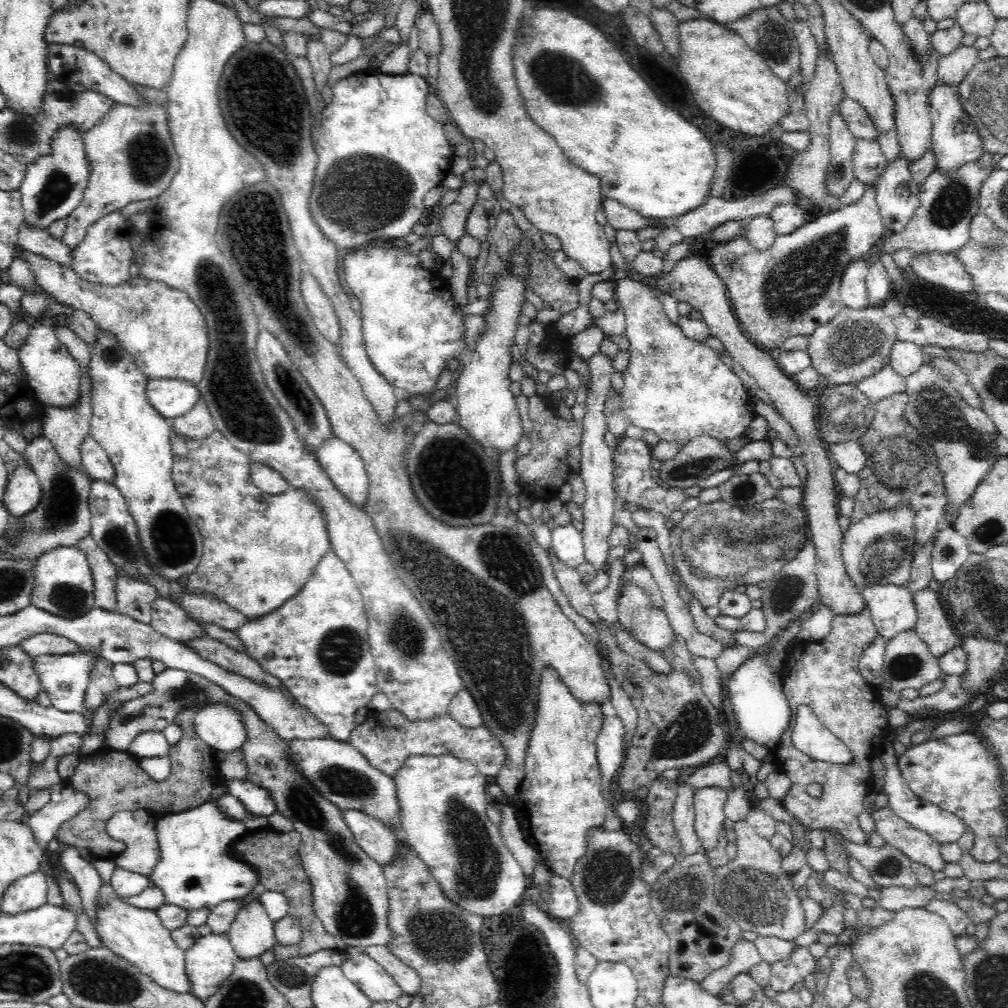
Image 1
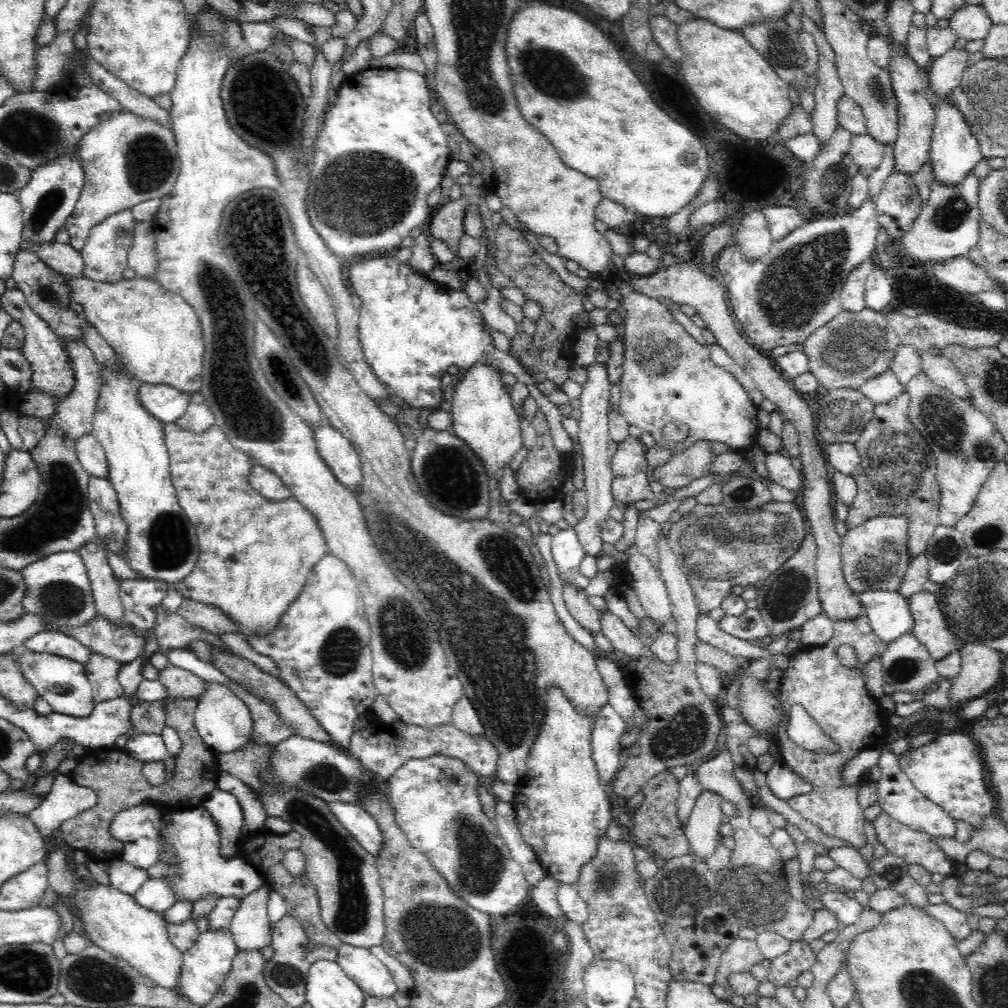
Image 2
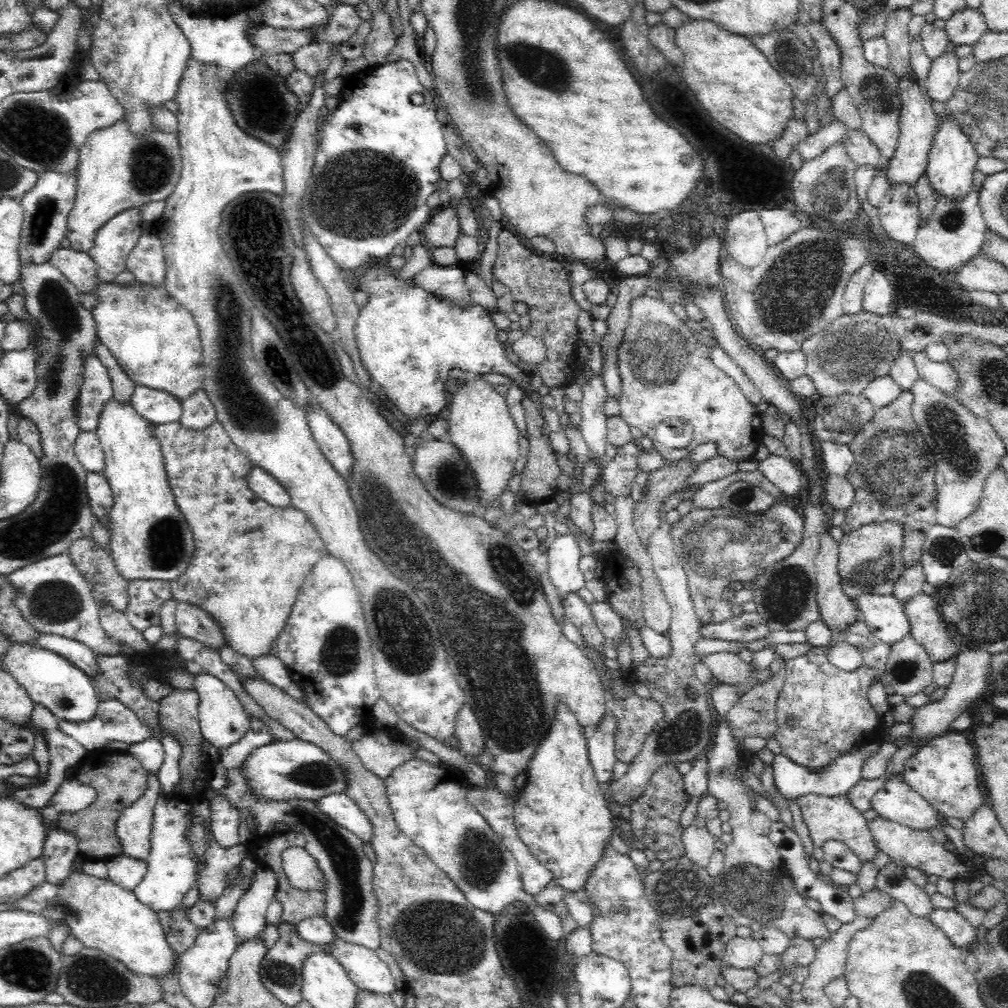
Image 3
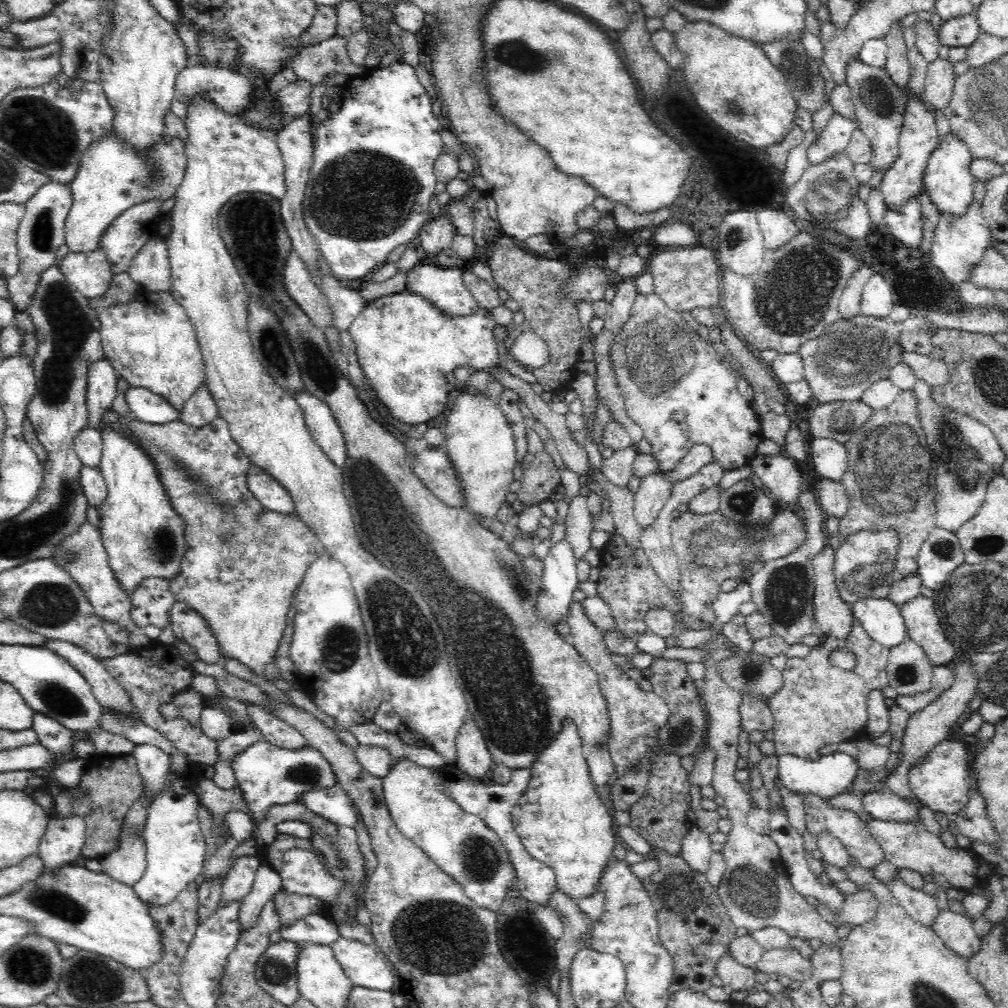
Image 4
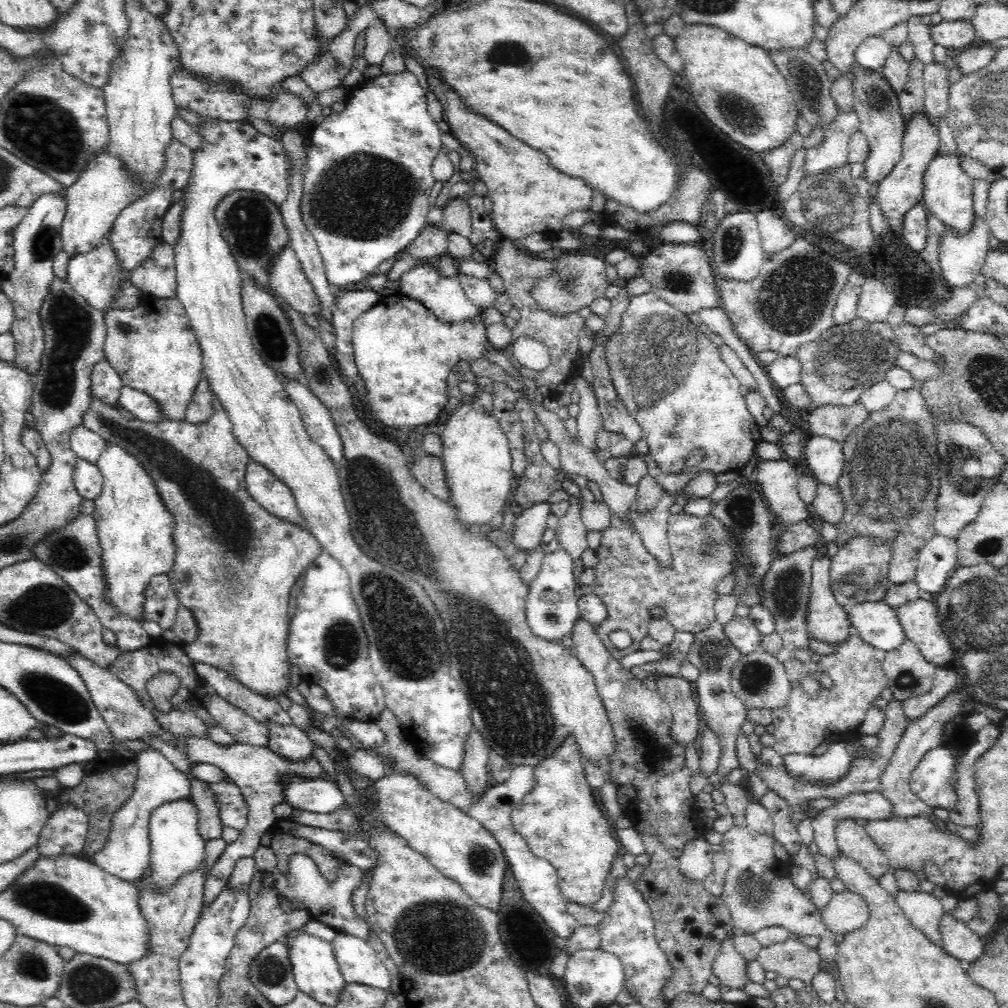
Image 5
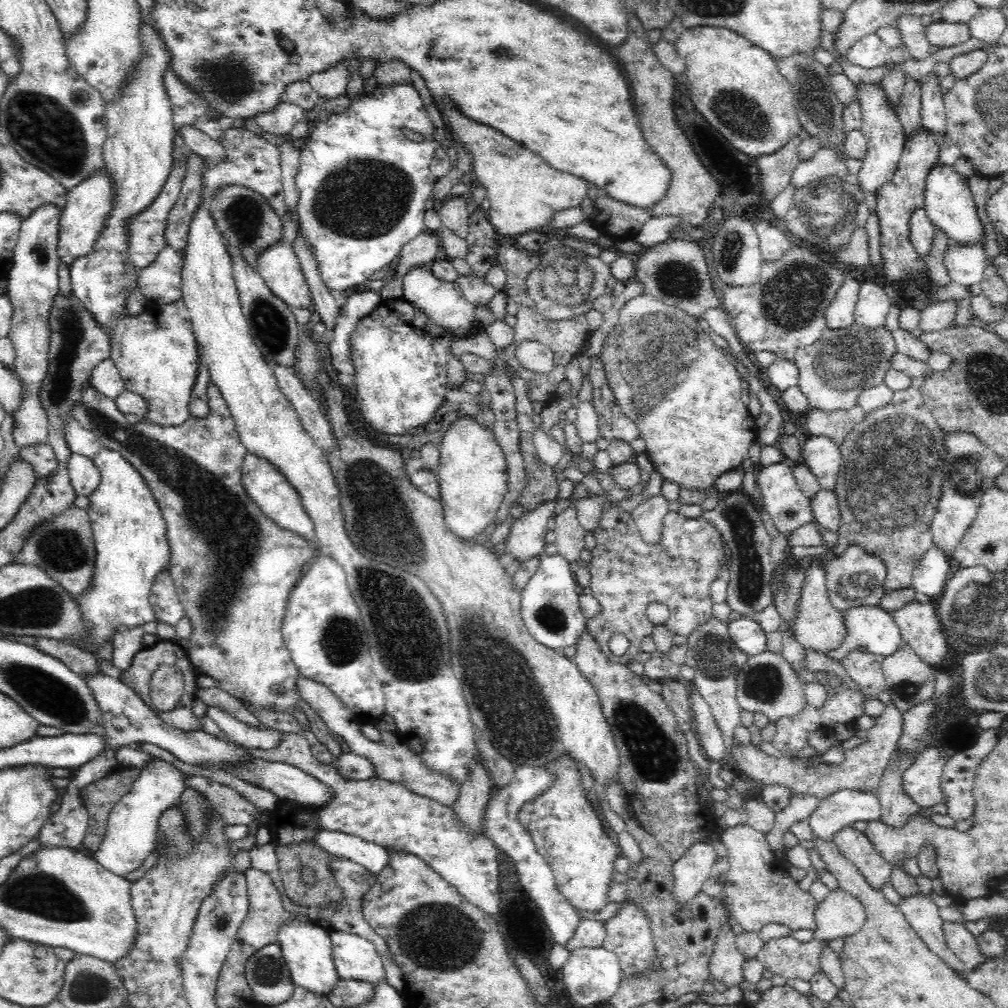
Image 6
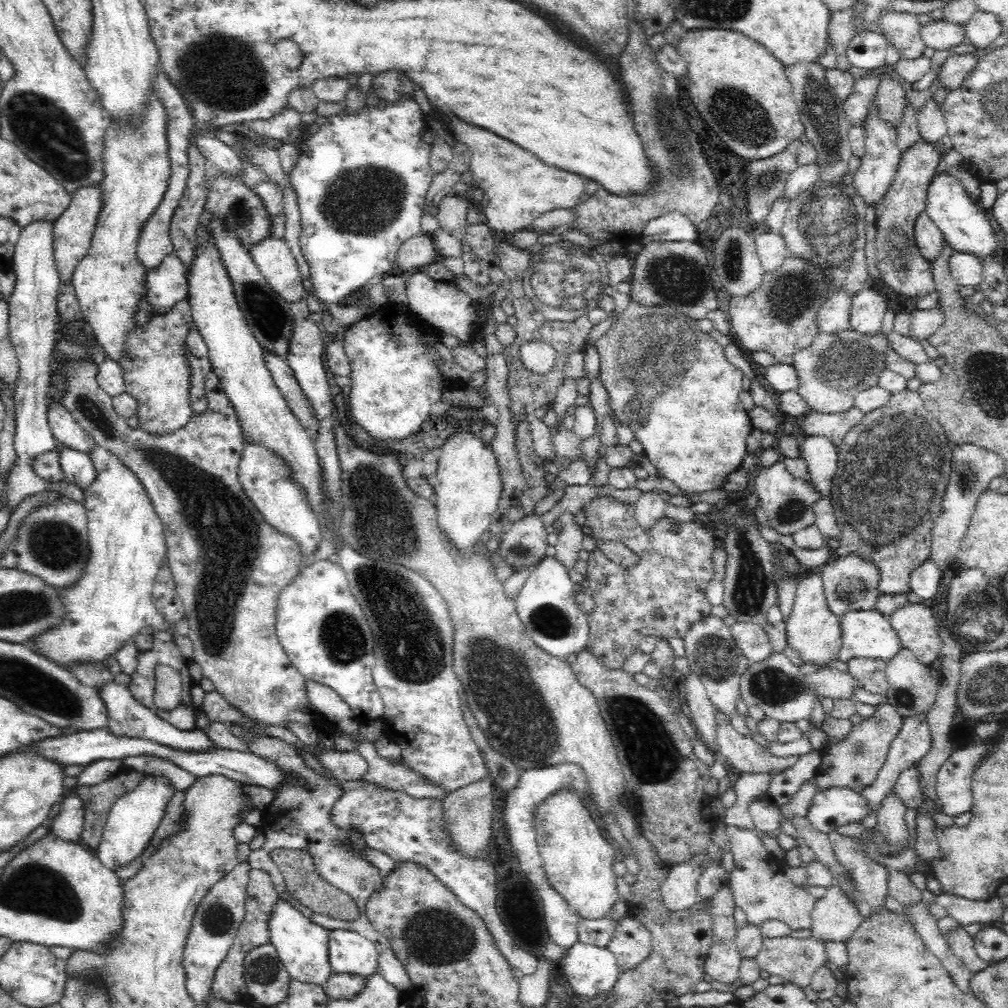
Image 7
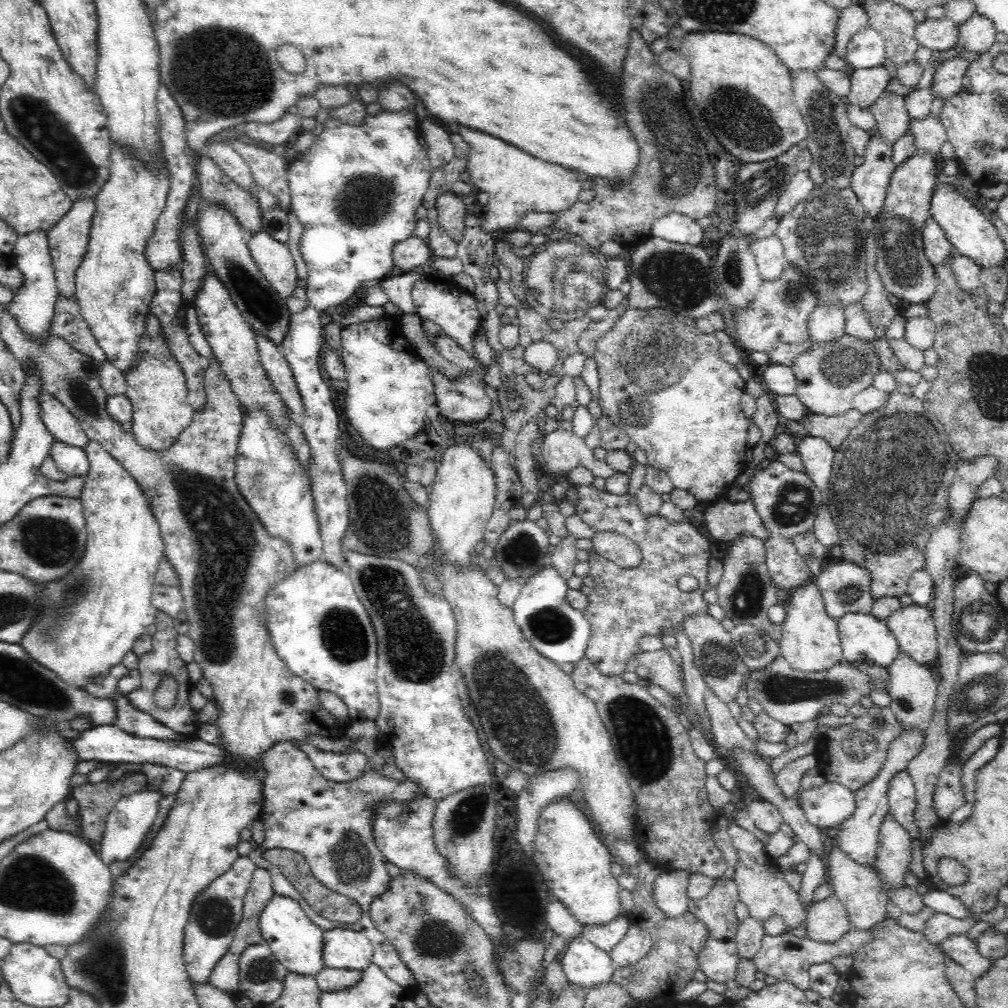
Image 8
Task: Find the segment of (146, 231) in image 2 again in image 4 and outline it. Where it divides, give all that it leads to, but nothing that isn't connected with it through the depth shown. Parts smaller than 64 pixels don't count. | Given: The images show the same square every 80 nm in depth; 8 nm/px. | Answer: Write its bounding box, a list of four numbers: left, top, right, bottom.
[127,234,171,293]

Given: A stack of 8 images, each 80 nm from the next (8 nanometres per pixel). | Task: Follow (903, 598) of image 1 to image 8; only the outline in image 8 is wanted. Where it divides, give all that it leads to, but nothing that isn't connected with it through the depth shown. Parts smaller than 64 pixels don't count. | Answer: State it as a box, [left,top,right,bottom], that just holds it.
[837,613,900,669]

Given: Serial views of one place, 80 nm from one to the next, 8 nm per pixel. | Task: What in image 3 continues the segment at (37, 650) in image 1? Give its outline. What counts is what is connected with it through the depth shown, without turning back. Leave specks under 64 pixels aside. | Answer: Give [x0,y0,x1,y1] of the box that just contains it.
[31,632,98,678]

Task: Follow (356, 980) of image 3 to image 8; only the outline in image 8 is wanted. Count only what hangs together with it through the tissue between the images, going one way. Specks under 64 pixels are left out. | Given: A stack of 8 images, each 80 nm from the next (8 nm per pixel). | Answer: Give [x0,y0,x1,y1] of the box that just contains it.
[322,927,372,970]

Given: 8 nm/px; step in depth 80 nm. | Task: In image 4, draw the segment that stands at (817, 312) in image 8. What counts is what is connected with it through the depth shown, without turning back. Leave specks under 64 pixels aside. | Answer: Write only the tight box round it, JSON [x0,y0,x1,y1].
[840,265,874,320]

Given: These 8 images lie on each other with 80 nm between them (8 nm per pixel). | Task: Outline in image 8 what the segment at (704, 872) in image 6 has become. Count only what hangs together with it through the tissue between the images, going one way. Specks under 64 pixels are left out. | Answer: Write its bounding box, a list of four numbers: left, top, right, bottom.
[654,870,692,918]

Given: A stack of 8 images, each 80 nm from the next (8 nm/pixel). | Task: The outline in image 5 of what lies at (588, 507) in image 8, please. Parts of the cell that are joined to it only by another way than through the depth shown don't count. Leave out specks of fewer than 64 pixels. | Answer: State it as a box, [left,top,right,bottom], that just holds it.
[593,513,737,660]

